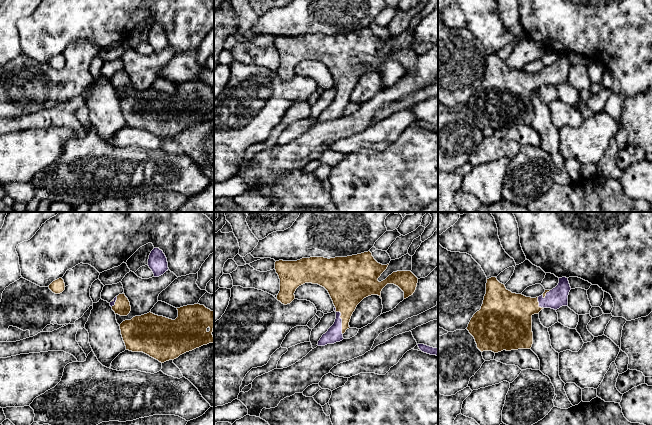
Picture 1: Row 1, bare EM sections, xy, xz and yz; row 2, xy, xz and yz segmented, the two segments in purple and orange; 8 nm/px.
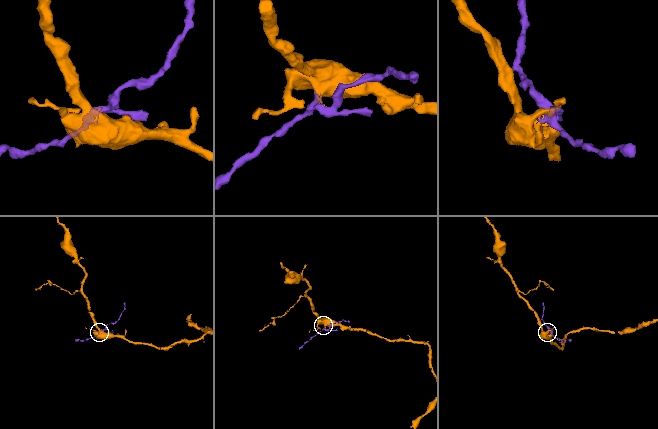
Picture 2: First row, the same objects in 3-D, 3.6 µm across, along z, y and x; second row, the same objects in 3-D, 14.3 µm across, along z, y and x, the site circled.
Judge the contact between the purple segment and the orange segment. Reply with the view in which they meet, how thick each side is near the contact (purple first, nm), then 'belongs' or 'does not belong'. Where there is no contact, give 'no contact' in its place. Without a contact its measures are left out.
meets purple in xz; 130 nm thick on the purple side, 280 nm on the other; belongs

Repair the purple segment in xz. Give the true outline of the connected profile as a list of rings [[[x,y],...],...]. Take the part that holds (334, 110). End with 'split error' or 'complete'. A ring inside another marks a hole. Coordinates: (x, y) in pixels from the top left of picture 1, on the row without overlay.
[[[370,27],[347,33],[310,33],[297,37],[275,38],[275,46],[280,55],[280,67],[277,76],[282,80],[290,80],[295,75],[296,65],[305,60],[312,59],[324,63],[334,80],[336,95],[328,107],[318,117],[318,122],[334,120],[342,117],[343,110],[350,104],[349,98],[357,81],[366,73],[378,71],[381,74],[381,67],[387,60],[394,60],[404,68],[404,75],[413,71],[416,66],[418,54],[411,47],[397,47],[389,51],[385,56],[379,58],[378,54],[387,45],[389,40],[378,39]]]; split error

